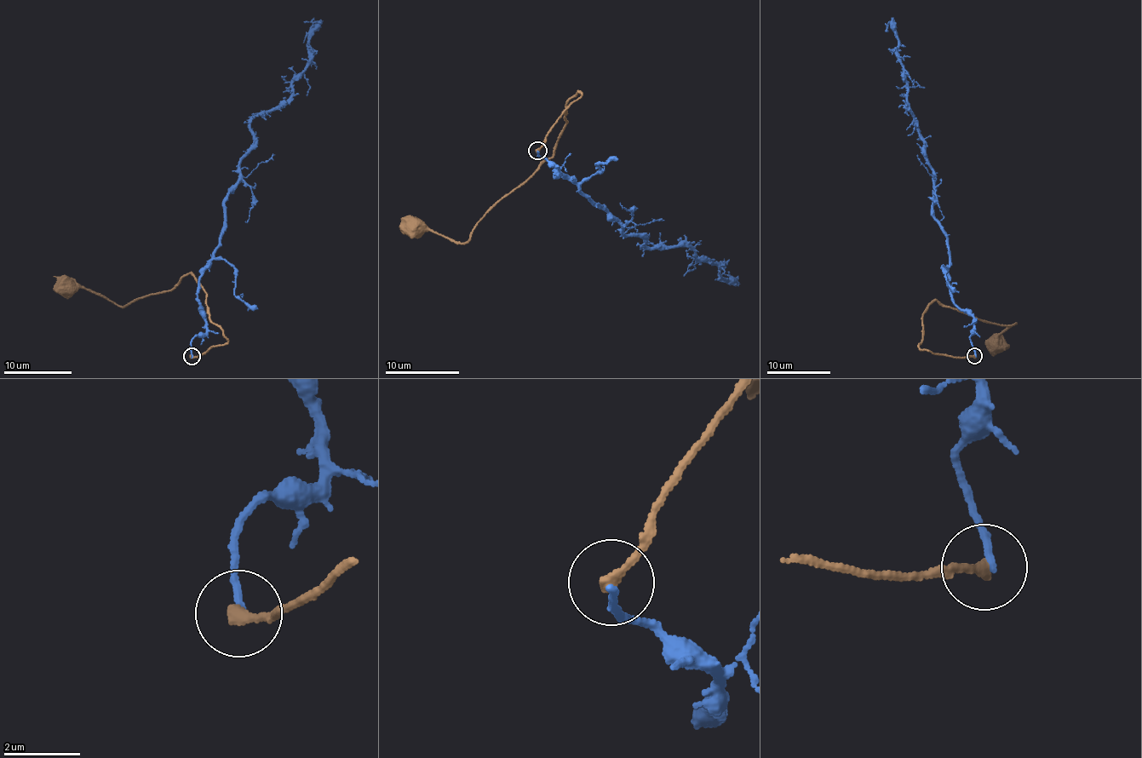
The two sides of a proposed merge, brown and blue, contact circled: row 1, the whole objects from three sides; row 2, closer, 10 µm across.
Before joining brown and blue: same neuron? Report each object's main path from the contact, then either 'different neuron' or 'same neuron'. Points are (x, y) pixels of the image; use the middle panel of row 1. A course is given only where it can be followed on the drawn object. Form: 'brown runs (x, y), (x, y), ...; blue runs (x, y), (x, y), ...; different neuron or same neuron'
brown runs (537, 150), (581, 93), (565, 104), (566, 124), (551, 156), (492, 205), (468, 240), (401, 230); blue runs (537, 152), (623, 236), (693, 250), (733, 278), (720, 276); different neuron

